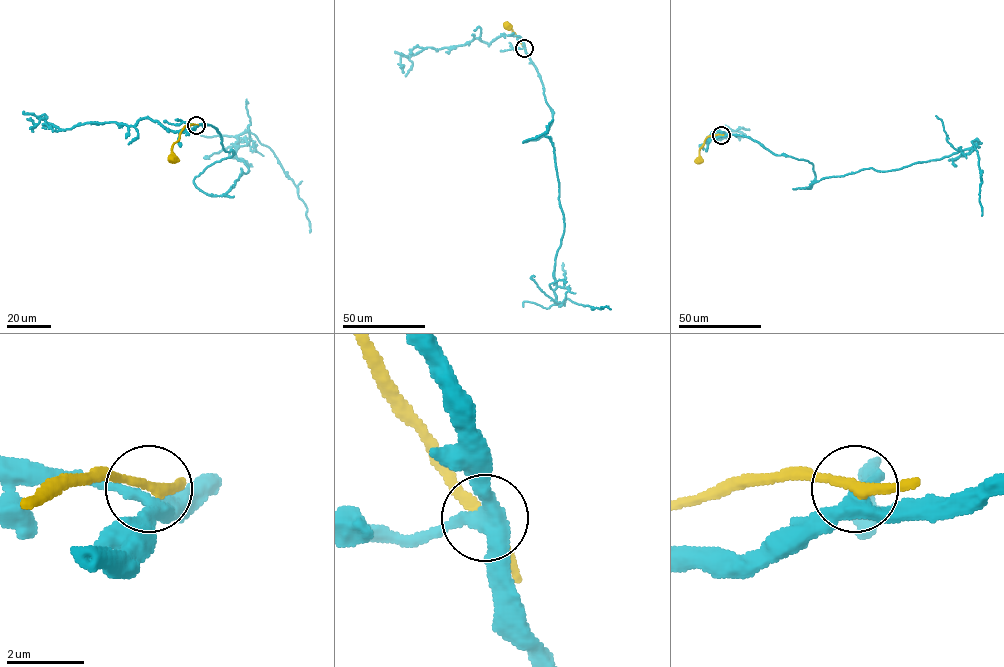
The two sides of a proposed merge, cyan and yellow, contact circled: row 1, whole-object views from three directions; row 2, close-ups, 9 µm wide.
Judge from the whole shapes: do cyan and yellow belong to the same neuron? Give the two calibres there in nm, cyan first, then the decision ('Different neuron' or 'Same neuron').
Thickness 360 nm (cyan) against 240 nm. Different neuron

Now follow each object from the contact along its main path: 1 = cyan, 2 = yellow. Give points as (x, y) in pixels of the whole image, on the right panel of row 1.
1: (721, 135), (807, 160), (815, 176), (807, 188), (939, 159), (976, 139), (982, 216)
2: (721, 135), (705, 139), (699, 159)

